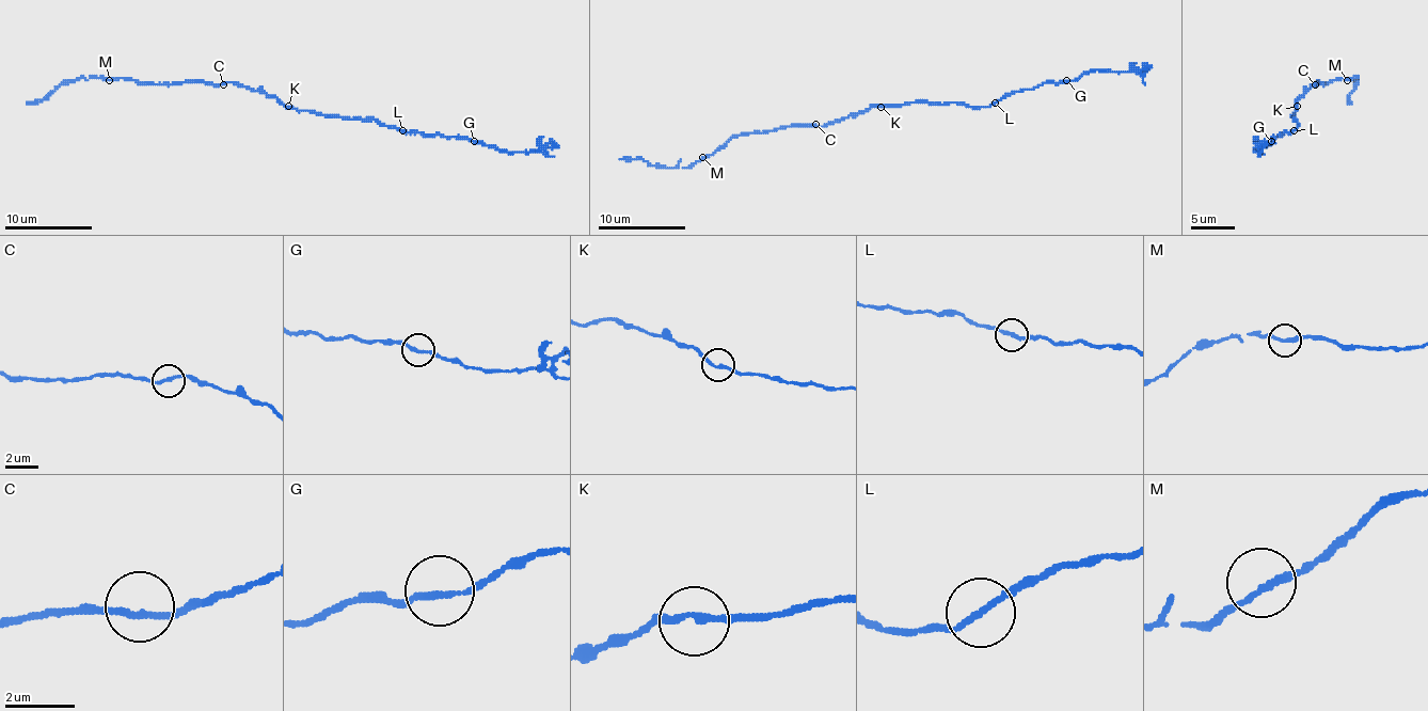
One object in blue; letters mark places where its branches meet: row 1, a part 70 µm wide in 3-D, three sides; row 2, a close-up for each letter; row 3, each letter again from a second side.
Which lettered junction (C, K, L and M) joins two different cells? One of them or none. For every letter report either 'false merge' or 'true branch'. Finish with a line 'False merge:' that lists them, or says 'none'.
C: true branch
K: true branch
L: false merge
M: true branch
False merge: L

